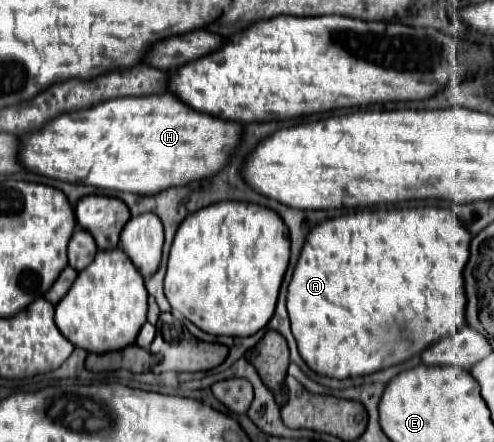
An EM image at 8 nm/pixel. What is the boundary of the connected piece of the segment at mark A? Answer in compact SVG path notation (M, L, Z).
M415 207L415 209L361 209L368 211L355 211L327 219L321 225L317 225L301 251L299 263L295 267L293 279L289 283L289 293L287 293L287 311L291 317L291 329L299 345L299 353L303 355L303 361L319 375L335 377L335 379L347 379L347 377L359 377L359 375L369 375L381 369L387 369L391 365L403 363L411 359L415 353L421 353L425 347L431 343L453 335L463 323L465 323L465 307L467 307L467 297L465 297L465 279L463 279L463 269L469 261L469 243L471 235L469 231L459 223L459 219L453 215L449 209L437 209L437 207Z

